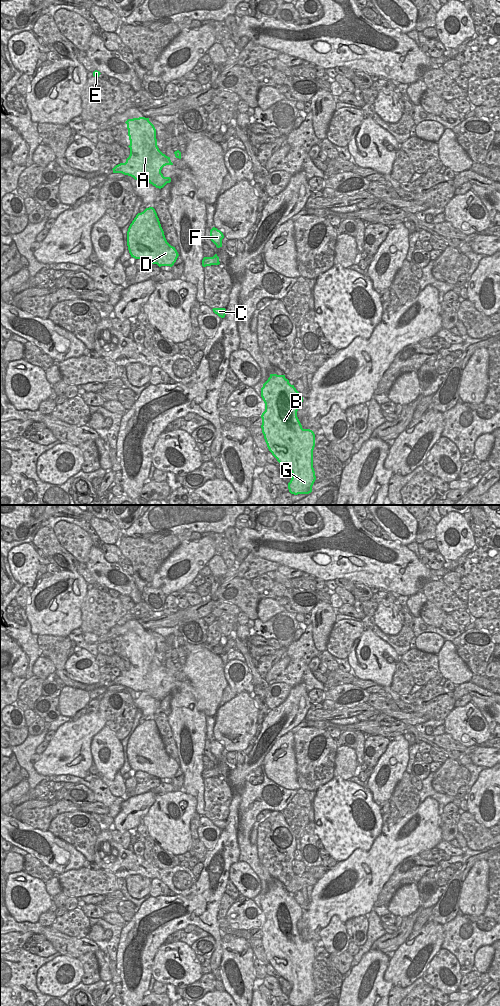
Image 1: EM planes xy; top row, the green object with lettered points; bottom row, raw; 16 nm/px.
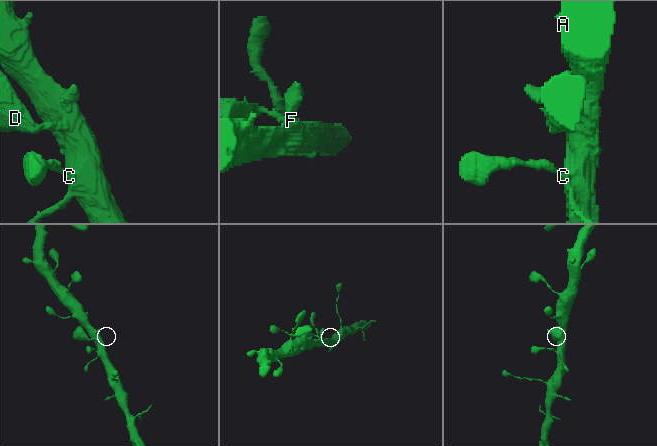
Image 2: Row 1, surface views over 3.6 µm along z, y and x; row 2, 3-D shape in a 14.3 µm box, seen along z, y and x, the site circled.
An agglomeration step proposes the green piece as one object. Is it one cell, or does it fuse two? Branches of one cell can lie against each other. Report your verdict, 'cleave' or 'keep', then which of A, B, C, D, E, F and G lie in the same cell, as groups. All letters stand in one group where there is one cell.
keep; groups A B C D E F G

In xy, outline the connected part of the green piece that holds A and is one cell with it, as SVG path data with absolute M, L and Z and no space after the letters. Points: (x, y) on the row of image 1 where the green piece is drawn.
M139 117L126 122L130 140L130 155L125 163L116 165L113 173L122 173L135 180L148 180L156 188L163 188L171 182L161 170L166 165L173 165L170 157L163 154L156 139L156 129L149 118Z

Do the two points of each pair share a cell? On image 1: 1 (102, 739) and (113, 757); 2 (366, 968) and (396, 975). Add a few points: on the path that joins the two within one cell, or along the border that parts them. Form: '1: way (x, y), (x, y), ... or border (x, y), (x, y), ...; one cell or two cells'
1: way (106, 743), (111, 752); one cell
2: border (390, 956), (383, 978), (393, 984); two cells

